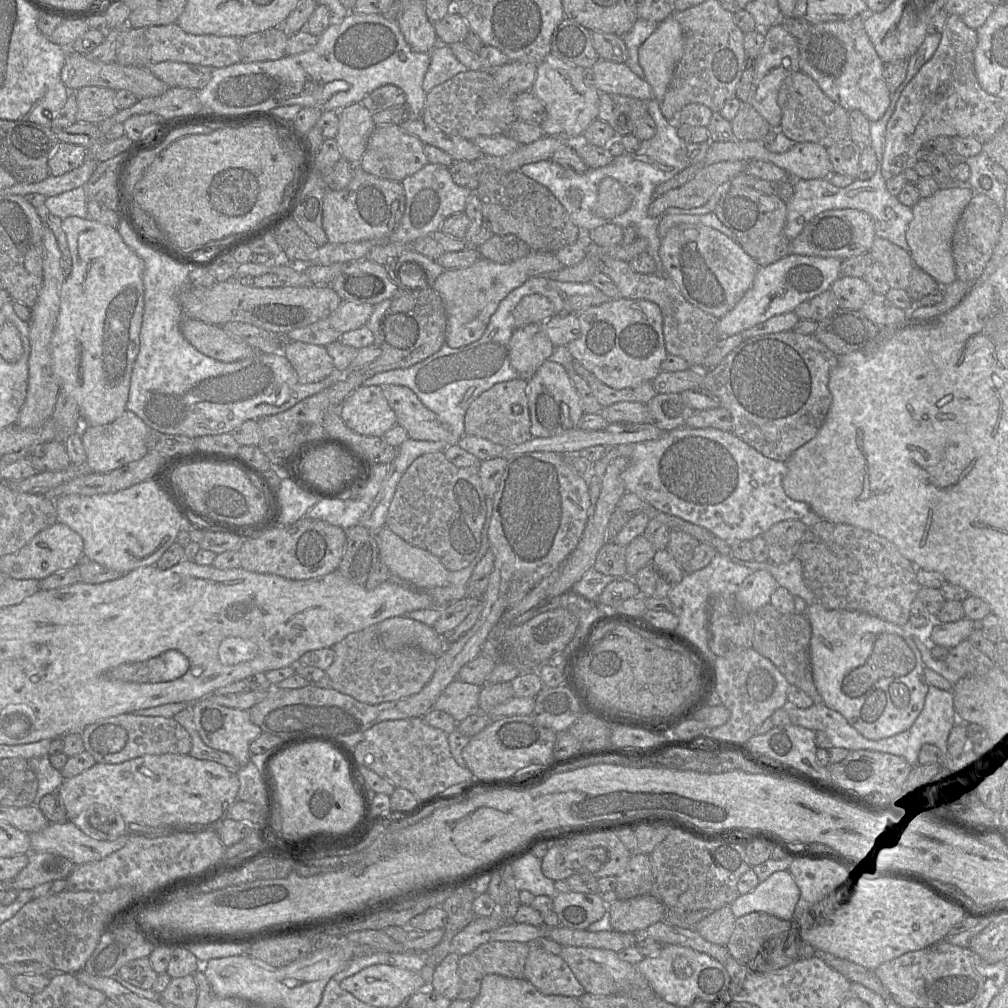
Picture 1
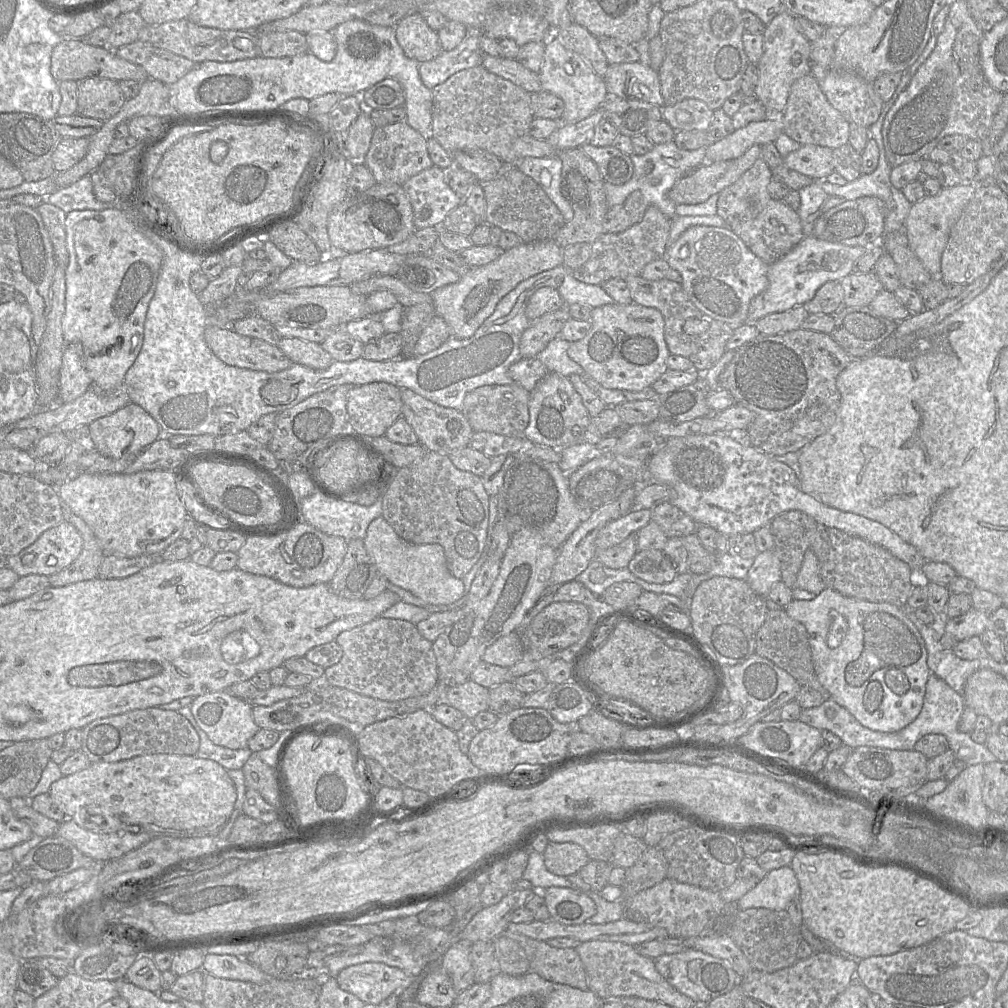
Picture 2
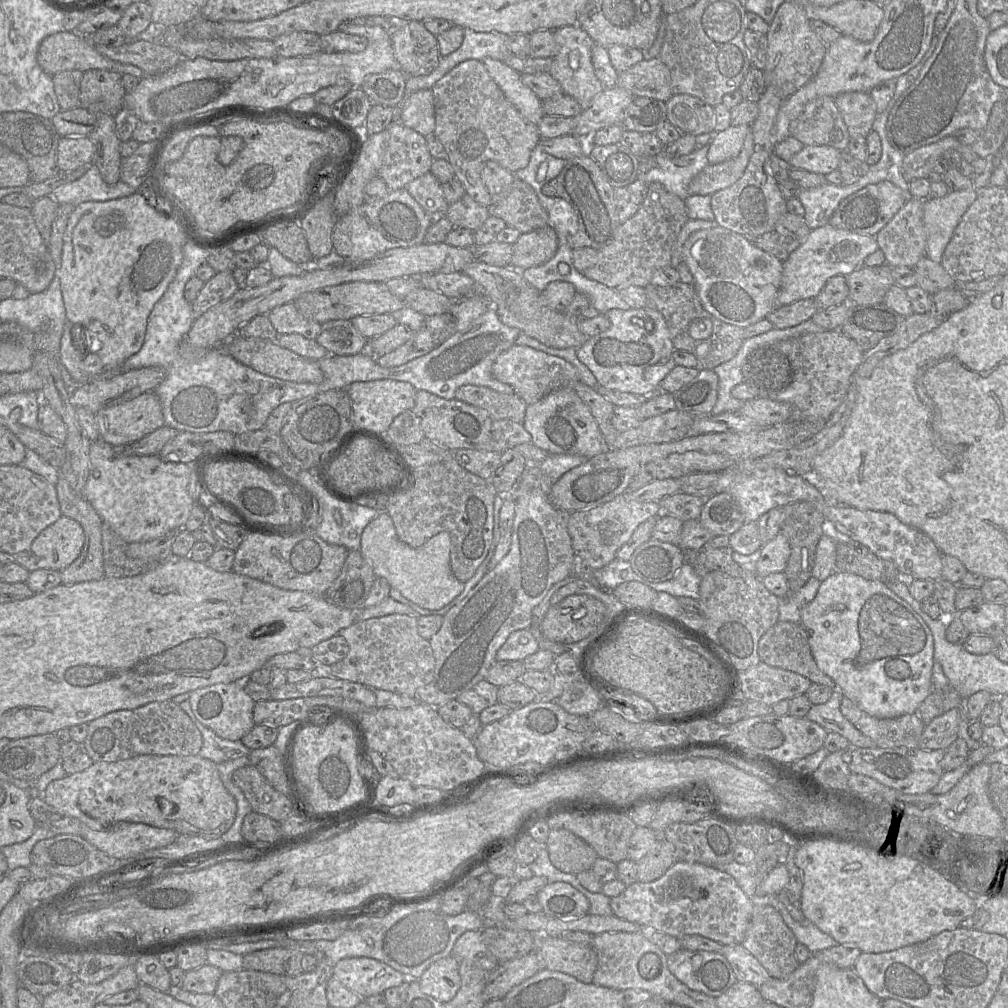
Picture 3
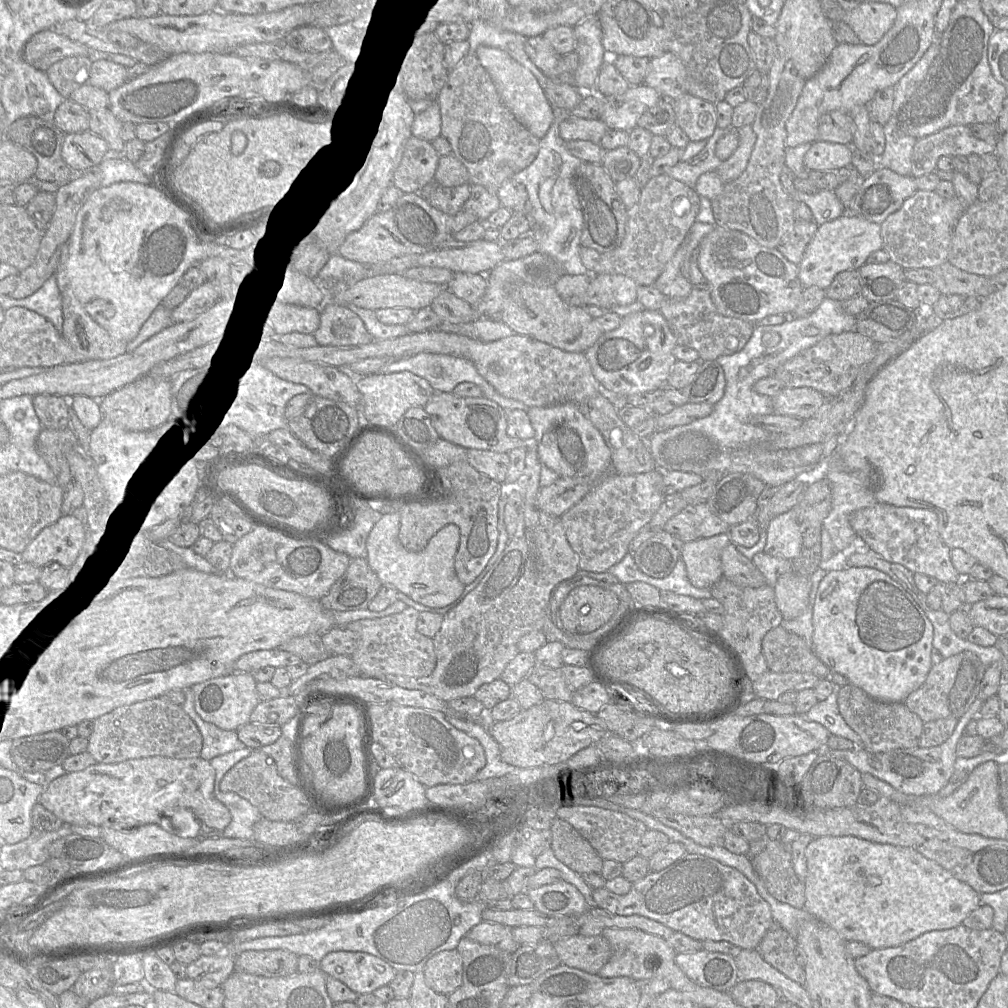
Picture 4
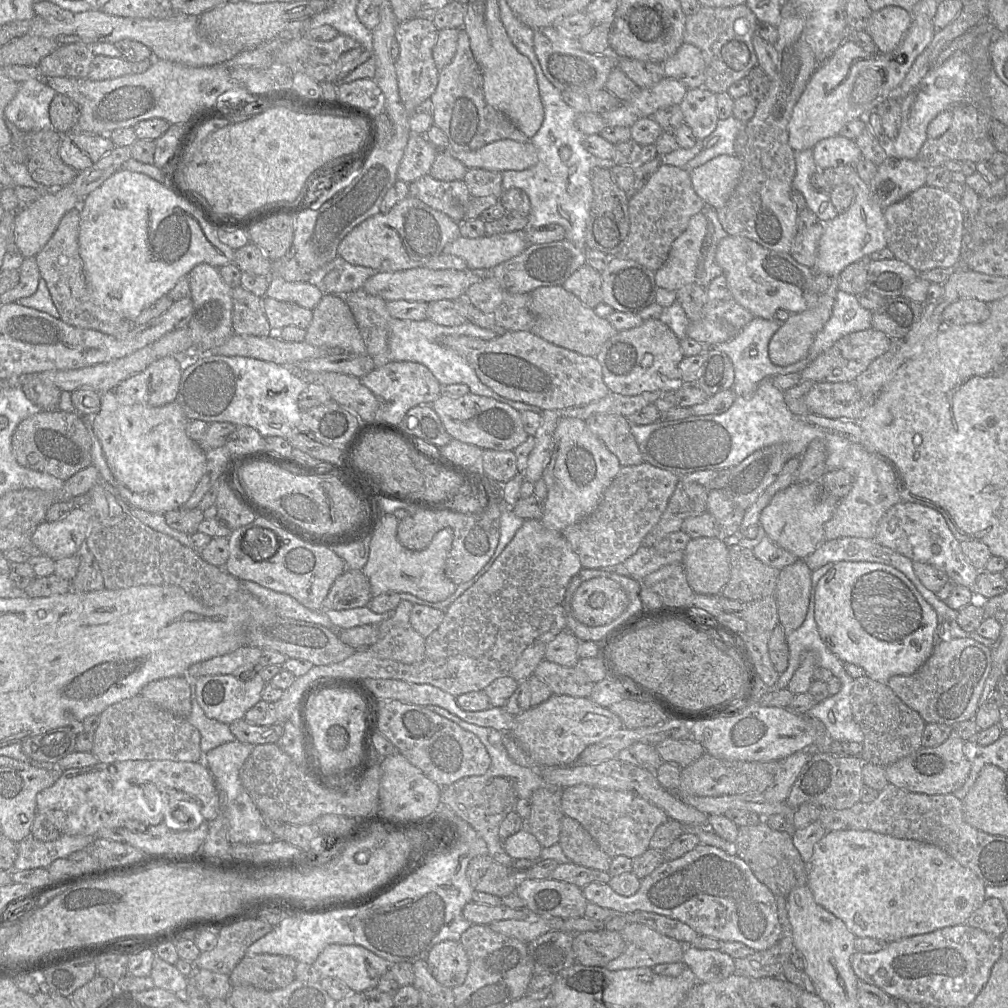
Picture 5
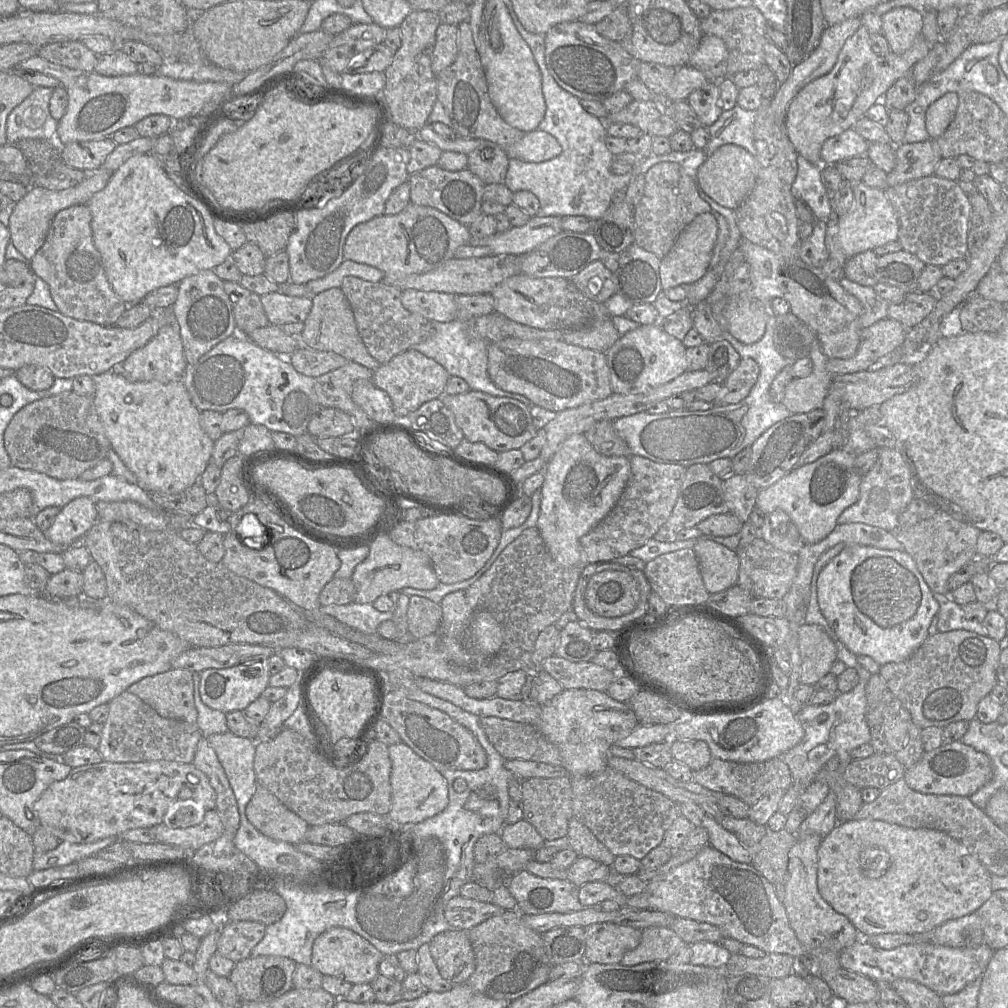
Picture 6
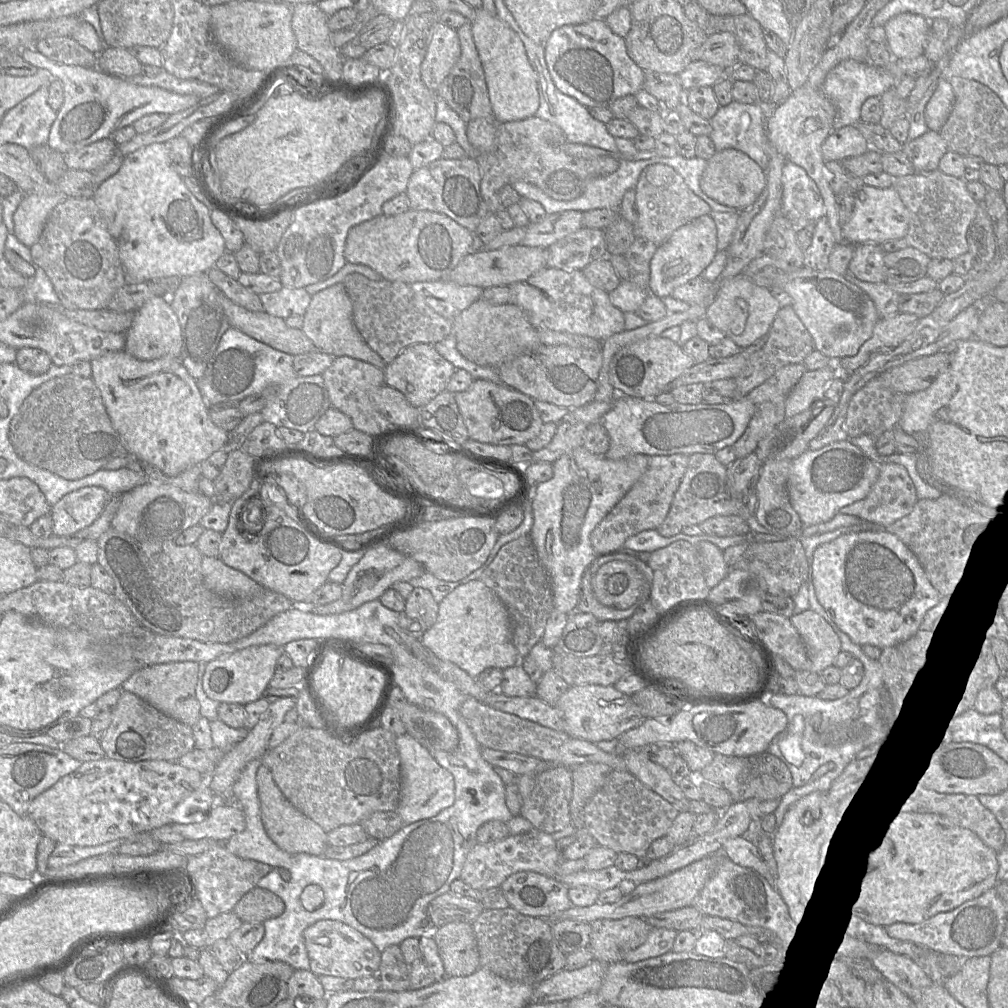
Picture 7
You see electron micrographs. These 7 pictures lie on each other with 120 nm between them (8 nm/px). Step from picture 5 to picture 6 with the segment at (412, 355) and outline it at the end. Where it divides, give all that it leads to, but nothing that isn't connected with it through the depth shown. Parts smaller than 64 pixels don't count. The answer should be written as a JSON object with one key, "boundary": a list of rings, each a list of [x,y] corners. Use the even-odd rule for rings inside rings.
{"boundary":[[[455,319],[445,323],[437,321],[432,322],[434,328],[433,335],[426,341],[413,345],[411,347],[412,349],[435,360],[447,370],[450,376],[463,378],[469,384],[470,389],[482,391],[494,396],[514,398],[531,409],[533,403],[527,397],[499,388],[489,377],[487,370],[487,349],[490,342],[481,338],[470,337],[468,335],[467,324],[460,320]]]}

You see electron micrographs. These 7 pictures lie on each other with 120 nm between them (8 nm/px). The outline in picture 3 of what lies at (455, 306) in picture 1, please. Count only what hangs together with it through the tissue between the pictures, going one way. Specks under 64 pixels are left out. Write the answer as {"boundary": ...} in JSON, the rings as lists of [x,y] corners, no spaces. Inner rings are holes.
{"boundary":[[[547,225],[521,234],[513,247],[510,267],[523,271],[549,261],[557,251],[558,238],[555,230]]]}

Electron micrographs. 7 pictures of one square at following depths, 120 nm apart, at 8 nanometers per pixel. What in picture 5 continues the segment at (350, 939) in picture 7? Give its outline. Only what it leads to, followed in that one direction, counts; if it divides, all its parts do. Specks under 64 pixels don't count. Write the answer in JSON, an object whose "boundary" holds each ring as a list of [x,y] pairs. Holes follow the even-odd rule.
{"boundary":[[[329,944],[312,964],[323,977],[336,978],[345,983],[353,992],[364,992],[377,986],[380,977],[390,968],[384,958],[360,945]]]}

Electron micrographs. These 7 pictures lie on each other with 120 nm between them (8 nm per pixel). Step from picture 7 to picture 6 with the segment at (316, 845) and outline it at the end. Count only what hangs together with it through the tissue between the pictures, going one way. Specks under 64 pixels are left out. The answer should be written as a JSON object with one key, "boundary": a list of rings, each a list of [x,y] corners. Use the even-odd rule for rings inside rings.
{"boundary":[[[257,780],[256,790],[246,806],[246,816],[265,836],[291,844],[305,841],[309,828],[305,820],[289,810]]]}

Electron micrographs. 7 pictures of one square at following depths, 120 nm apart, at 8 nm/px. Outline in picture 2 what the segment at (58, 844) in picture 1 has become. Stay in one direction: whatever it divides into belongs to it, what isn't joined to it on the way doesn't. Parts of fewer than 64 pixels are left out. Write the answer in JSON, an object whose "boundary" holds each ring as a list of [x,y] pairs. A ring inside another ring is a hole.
{"boundary":[[[66,817],[60,823],[57,836],[71,842],[80,852],[99,864],[135,850],[148,843],[152,837],[143,831],[117,830],[111,833],[96,833],[80,827]]]}

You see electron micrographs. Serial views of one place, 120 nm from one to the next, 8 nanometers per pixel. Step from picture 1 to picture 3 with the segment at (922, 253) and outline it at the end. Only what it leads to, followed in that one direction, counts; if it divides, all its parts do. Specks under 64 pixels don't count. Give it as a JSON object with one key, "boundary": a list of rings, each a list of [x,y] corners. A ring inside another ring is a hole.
{"boundary":[[[976,189],[950,191],[946,196],[926,199],[923,223],[926,229],[926,256],[940,263],[960,220],[976,199]]]}

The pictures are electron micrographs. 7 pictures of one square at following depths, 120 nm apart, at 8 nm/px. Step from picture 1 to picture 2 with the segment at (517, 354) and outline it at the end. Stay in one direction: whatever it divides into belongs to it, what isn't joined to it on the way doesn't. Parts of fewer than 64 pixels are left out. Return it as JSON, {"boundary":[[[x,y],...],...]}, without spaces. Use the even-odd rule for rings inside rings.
{"boundary":[[[567,305],[547,313],[529,325],[520,338],[520,354],[522,358],[534,358],[548,343],[559,337],[560,331],[571,318]]]}

